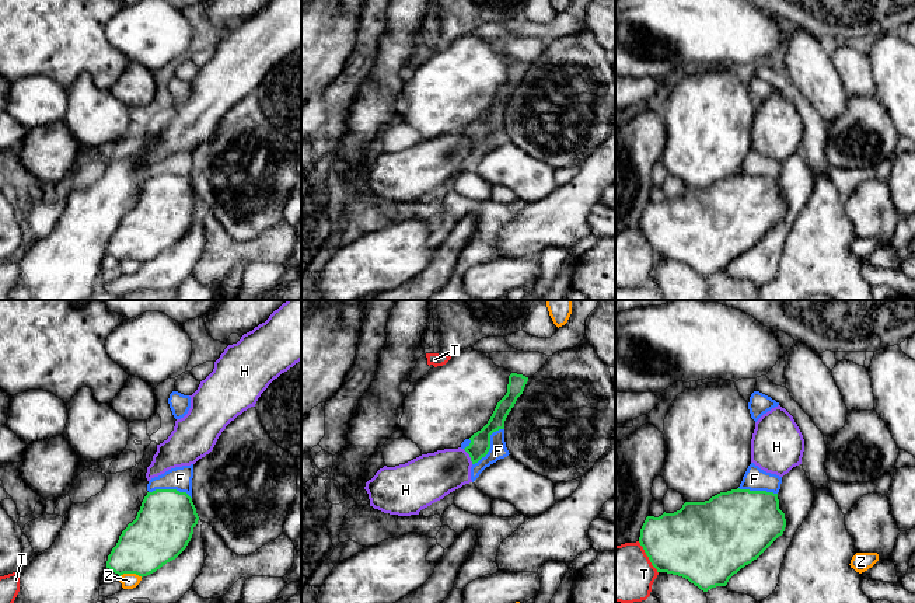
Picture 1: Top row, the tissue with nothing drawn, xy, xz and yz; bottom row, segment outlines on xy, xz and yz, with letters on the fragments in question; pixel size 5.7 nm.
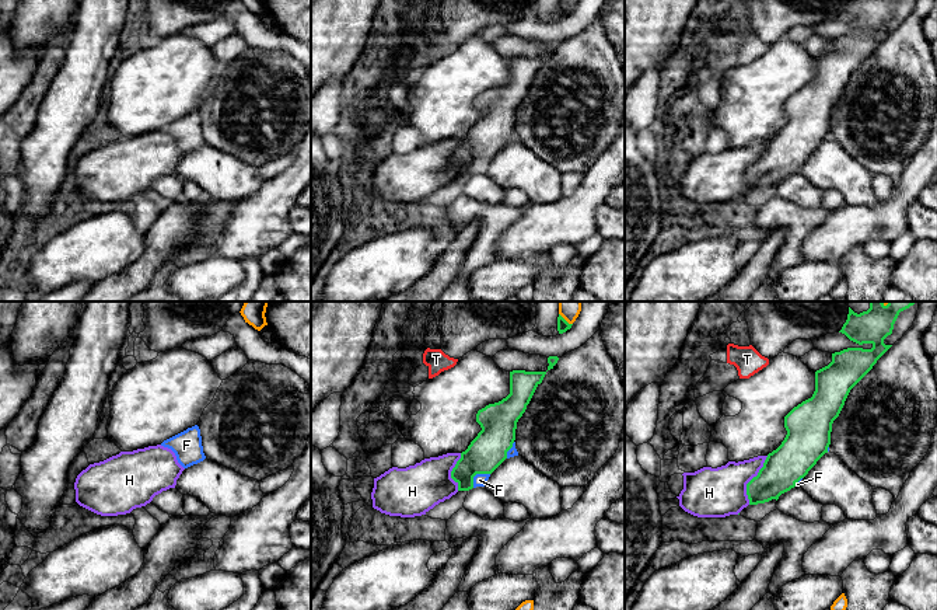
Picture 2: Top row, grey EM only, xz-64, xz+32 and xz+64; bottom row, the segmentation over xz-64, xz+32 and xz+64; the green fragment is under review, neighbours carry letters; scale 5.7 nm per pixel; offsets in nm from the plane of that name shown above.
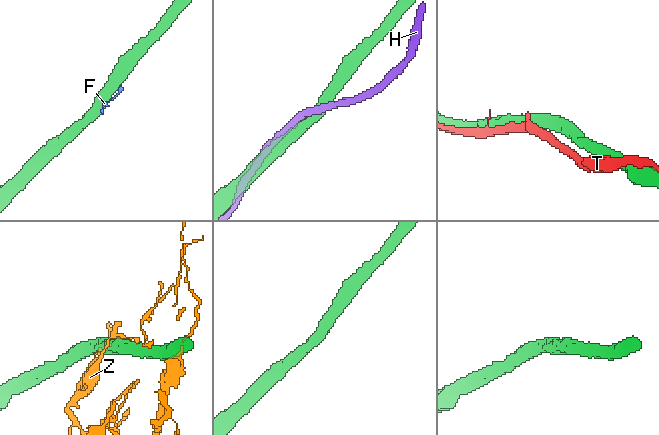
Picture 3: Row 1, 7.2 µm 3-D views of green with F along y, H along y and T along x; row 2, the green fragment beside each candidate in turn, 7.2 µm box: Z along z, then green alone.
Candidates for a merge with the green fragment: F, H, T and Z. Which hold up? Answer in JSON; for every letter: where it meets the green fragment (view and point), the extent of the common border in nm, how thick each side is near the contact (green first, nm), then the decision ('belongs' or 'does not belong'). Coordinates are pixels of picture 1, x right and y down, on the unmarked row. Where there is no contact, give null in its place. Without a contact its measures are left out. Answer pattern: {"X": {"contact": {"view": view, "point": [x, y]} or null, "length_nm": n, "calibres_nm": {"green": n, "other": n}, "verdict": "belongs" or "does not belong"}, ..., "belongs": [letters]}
{"F": {"contact": {"view": "xz", "point": [489, 131]}, "length_nm": 280, "calibres_nm": {"green": 120, "other": 100}, "verdict": "belongs"}, "H": {"contact": {"view": "xz", "point": [470, 142]}, "length_nm": 110, "calibres_nm": {"green": 120, "other": 260}, "verdict": "does not belong"}, "T": {"contact": {"view": "yz", "point": [648, 241]}, "length_nm": 220, "calibres_nm": {"green": 380, "other": 320}, "verdict": "does not belong"}, "Z": {"contact": {"view": "xy", "point": [131, 258]}, "length_nm": 140, "calibres_nm": {"green": 320, "other": 90}, "verdict": "does not belong"}, "belongs": ["F"]}

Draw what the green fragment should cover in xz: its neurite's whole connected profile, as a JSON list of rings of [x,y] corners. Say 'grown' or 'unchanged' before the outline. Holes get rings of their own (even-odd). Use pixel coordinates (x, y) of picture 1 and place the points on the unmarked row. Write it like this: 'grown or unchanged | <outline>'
grown | [[[511,59],[509,62],[507,79],[497,88],[488,109],[461,129],[461,135],[469,140],[472,147],[472,168],[486,153],[510,140],[504,128],[504,107],[517,84],[523,80],[527,67],[528,63]]]

